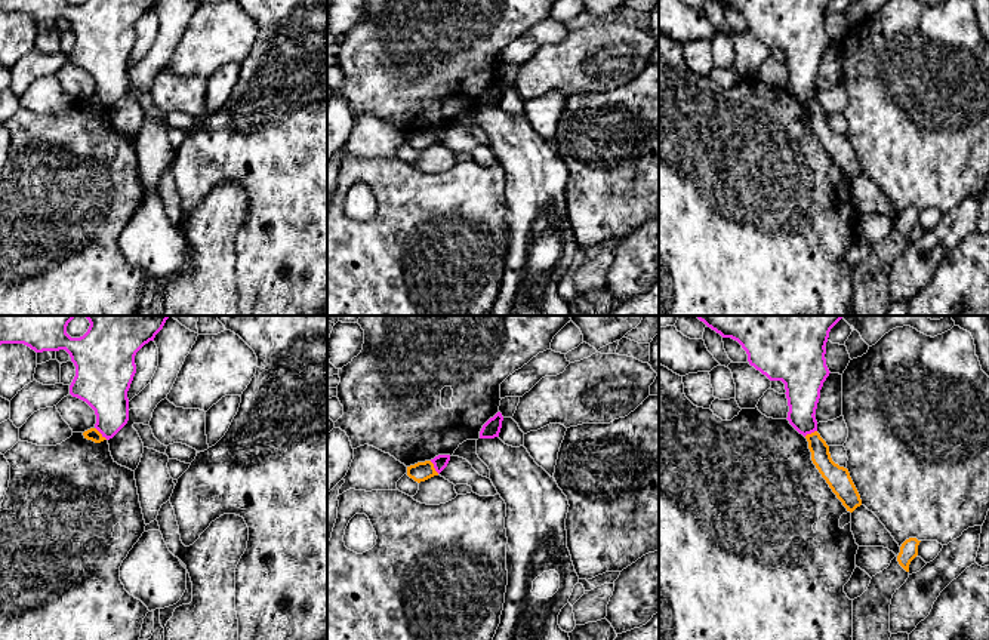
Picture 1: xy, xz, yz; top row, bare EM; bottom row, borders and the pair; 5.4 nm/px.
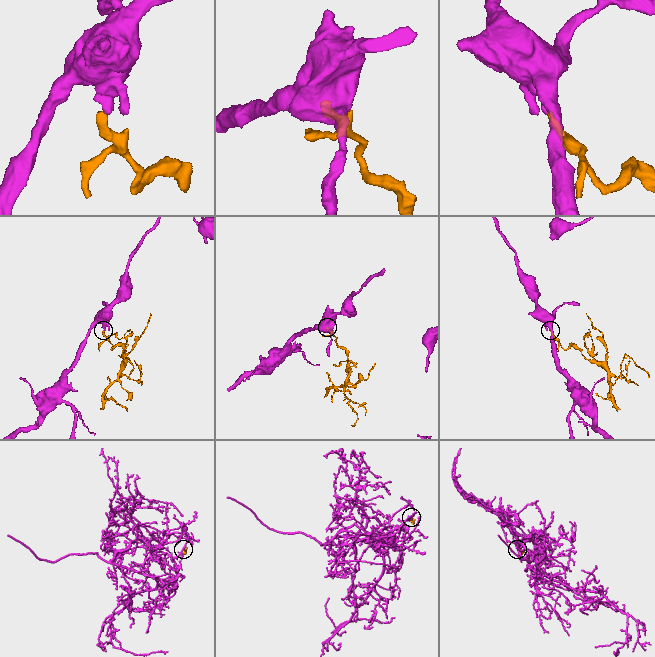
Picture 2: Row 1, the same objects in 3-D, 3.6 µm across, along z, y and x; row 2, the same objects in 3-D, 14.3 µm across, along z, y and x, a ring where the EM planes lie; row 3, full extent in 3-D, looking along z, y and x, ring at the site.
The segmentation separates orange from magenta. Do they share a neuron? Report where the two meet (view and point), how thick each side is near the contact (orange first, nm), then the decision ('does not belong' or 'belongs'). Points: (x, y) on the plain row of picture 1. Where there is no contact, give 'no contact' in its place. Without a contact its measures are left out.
xy (99, 101) | 70/260 nm | does not belong

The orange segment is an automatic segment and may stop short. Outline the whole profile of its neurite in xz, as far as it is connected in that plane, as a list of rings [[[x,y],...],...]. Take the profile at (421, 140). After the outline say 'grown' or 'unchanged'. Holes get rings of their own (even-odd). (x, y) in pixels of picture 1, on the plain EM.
[[[425,129],[407,135],[407,144],[415,150],[420,151],[434,144],[438,144],[438,141],[435,139],[434,132],[431,129]]]; unchanged

